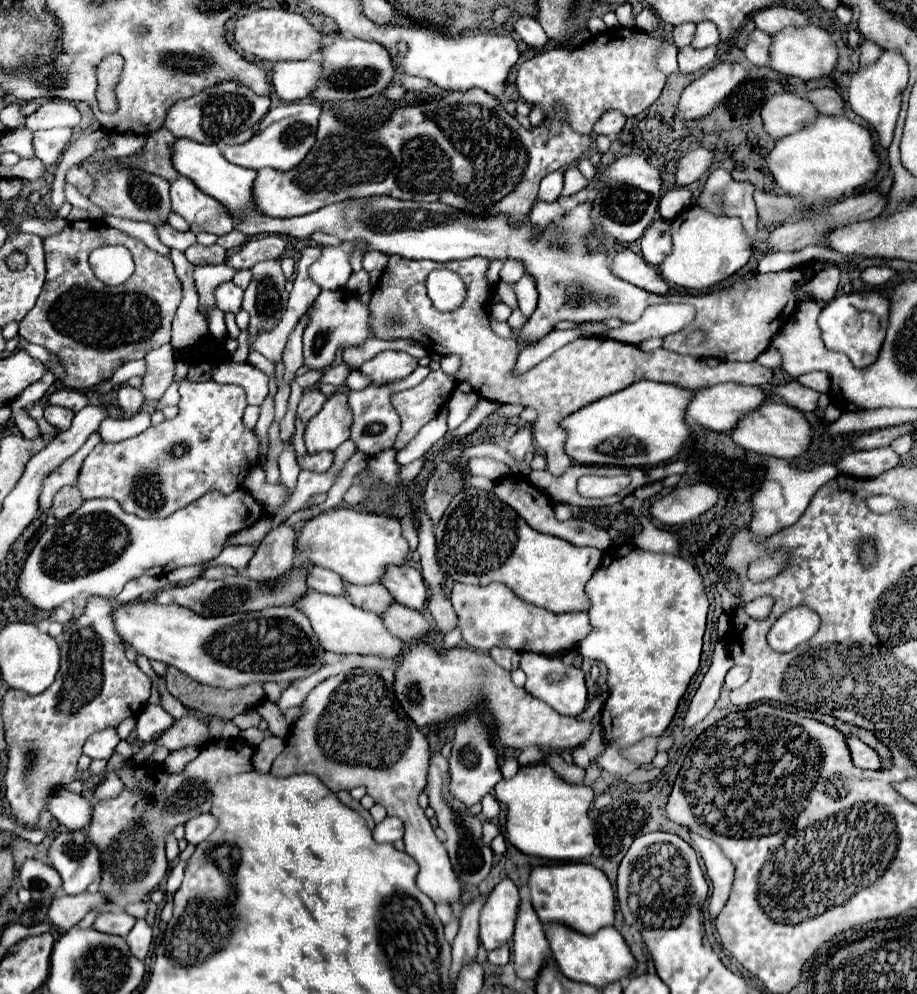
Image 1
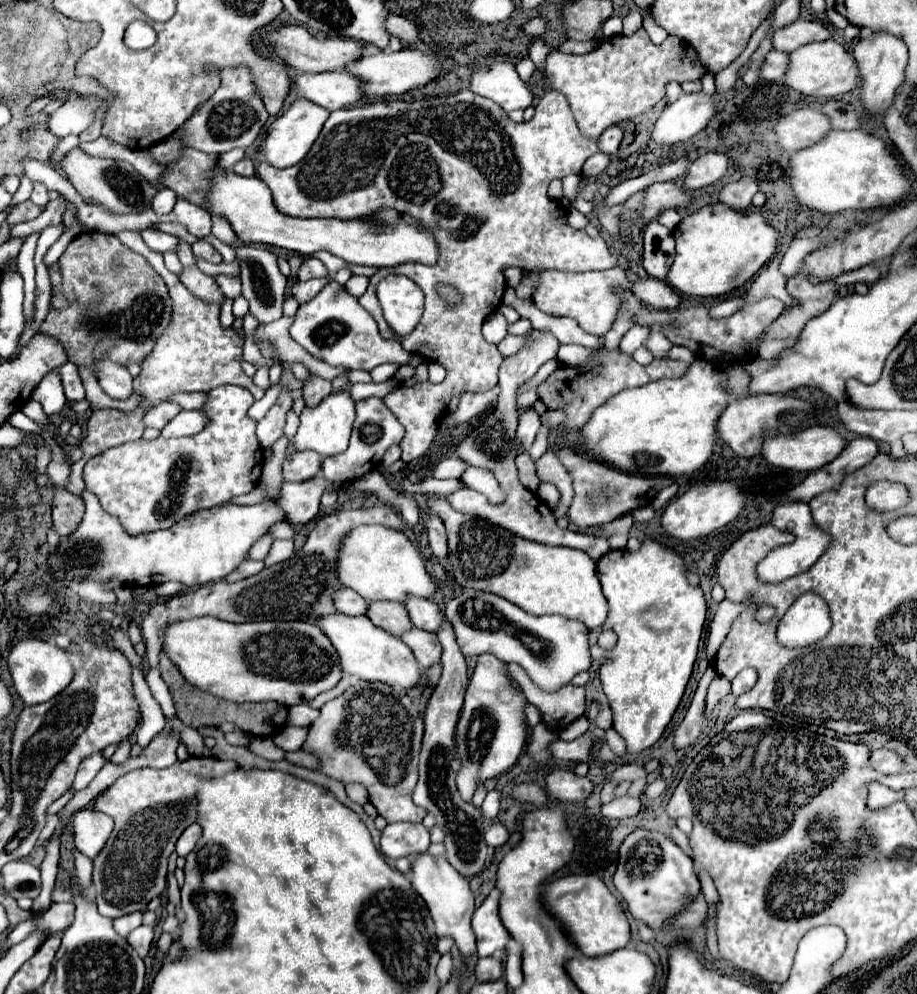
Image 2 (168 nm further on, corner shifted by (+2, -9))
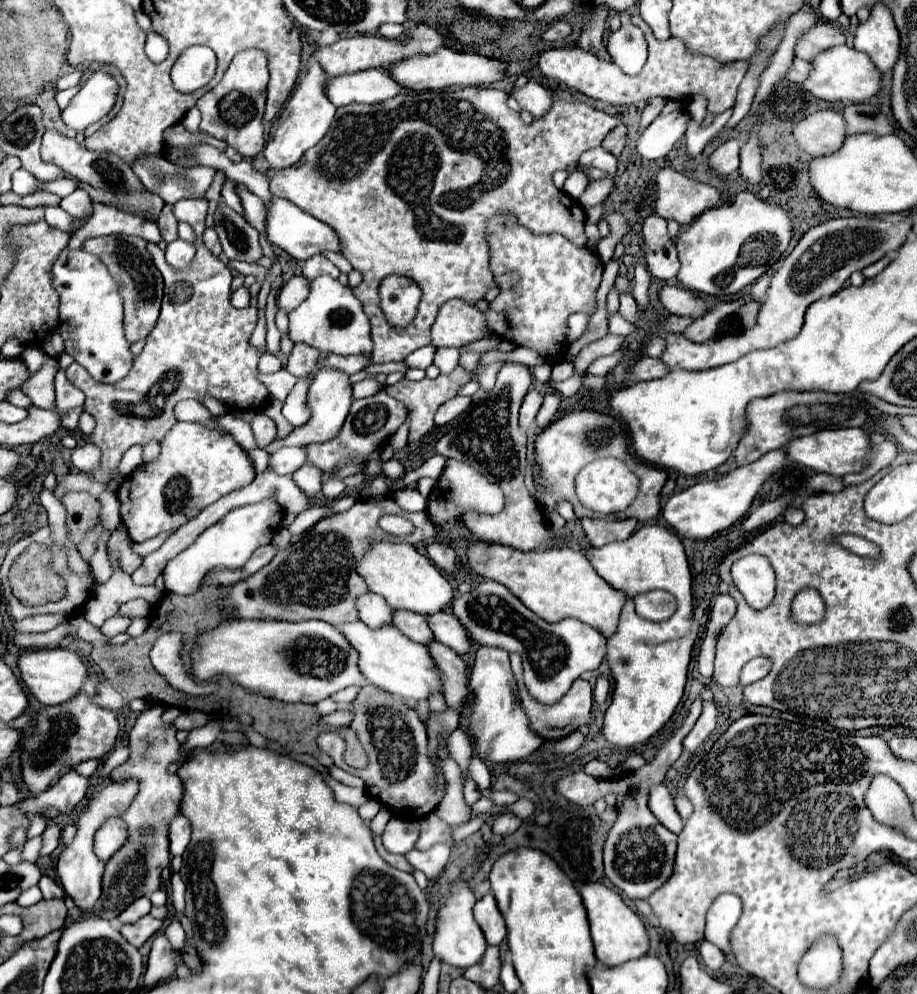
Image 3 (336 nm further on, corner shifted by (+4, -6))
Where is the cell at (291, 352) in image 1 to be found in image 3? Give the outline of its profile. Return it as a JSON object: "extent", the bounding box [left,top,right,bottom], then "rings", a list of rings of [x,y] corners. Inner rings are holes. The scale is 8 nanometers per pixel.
{"extent":[251,413,277,448],"rings":[[[257,413],[253,418],[251,428],[253,428],[253,434],[255,434],[257,448],[265,448],[265,446],[269,446],[269,444],[275,440],[275,436],[277,436],[275,422],[261,413]]]}

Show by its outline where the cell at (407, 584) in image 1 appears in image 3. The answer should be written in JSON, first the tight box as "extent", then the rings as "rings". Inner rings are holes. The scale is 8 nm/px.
{"extent":[427,612,473,654],"rings":[[[437,612],[427,616],[429,628],[435,634],[435,640],[453,648],[457,654],[467,654],[473,650],[473,642],[471,638],[467,638],[465,628],[461,626],[461,622],[451,614],[451,612]]]}

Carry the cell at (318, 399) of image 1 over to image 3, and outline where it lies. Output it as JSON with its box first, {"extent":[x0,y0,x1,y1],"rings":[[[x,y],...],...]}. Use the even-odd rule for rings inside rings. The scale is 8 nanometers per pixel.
{"extent":[285,342,321,378],"rings":[[[299,342],[299,344],[293,346],[293,352],[289,354],[285,368],[287,368],[293,376],[303,378],[303,376],[307,376],[309,372],[313,372],[319,354],[321,354],[321,352],[319,352],[317,348],[305,346],[303,342]]]}

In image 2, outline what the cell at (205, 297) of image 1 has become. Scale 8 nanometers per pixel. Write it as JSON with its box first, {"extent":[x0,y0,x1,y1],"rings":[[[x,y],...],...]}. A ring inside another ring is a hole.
{"extent":[177,241,195,267],"rings":[[[181,241],[179,249],[177,249],[177,255],[179,255],[179,261],[183,263],[183,267],[195,265],[195,257],[193,257],[193,253],[191,253],[191,245],[189,245],[189,243]]]}

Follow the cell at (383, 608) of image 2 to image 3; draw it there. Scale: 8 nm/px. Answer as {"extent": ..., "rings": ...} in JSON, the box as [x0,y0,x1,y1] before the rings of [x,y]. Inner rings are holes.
{"extent":[393,610,435,646],"rings":[[[397,610],[395,612],[395,618],[393,618],[393,624],[407,636],[411,638],[413,642],[419,642],[423,646],[427,646],[429,642],[435,640],[429,624],[427,624],[427,618],[421,616],[421,614],[413,614],[413,612],[405,612],[405,610]]]}

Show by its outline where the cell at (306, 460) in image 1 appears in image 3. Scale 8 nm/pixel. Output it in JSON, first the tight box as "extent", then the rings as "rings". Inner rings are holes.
{"extent":[269,446,307,476],"rings":[[[283,446],[277,452],[273,452],[269,458],[269,466],[273,468],[273,472],[285,474],[285,476],[299,470],[305,462],[307,462],[305,450],[295,448],[295,446]]]}

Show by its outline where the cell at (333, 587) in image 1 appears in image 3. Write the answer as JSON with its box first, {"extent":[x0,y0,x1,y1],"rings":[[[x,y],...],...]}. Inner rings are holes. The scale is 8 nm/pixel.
{"extent":[357,594,395,628],"rings":[[[363,594],[357,600],[357,610],[359,610],[359,618],[369,628],[381,628],[381,626],[393,624],[395,610],[385,602],[385,598],[377,594]]]}

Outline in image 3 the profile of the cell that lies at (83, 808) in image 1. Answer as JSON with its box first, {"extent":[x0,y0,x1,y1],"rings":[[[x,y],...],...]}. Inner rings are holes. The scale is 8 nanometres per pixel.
{"extent":[95,818,127,862],"rings":[[[109,818],[95,836],[95,854],[107,862],[125,842],[127,842],[125,822],[121,818]]]}

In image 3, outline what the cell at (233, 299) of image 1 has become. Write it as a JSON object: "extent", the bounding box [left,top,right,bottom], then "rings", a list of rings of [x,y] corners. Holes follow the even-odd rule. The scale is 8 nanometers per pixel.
{"extent":[165,240,195,268],"rings":[[[175,240],[175,242],[169,242],[167,244],[167,250],[165,250],[165,258],[167,262],[173,266],[173,268],[187,268],[189,262],[193,260],[195,256],[195,246],[189,244],[189,242],[183,242],[183,240]]]}

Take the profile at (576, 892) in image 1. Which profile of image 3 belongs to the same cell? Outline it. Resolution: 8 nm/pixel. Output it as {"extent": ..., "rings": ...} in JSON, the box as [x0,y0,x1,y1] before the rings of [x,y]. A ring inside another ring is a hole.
{"extent":[581,884,649,966],"rings":[[[585,884],[581,888],[583,904],[587,908],[589,916],[589,926],[591,926],[591,936],[595,944],[595,956],[603,966],[621,966],[629,960],[637,960],[647,954],[649,950],[649,934],[639,918],[637,912],[633,912],[617,892],[609,890],[603,884]]]}

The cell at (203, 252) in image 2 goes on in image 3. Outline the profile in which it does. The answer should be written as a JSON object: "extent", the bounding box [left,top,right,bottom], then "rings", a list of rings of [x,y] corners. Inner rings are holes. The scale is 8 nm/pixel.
{"extent":[203,228,221,256],"rings":[[[207,228],[207,230],[205,230],[205,234],[203,234],[203,242],[205,242],[205,246],[207,246],[215,256],[221,254],[221,244],[219,244],[217,232],[215,232],[213,228]]]}

